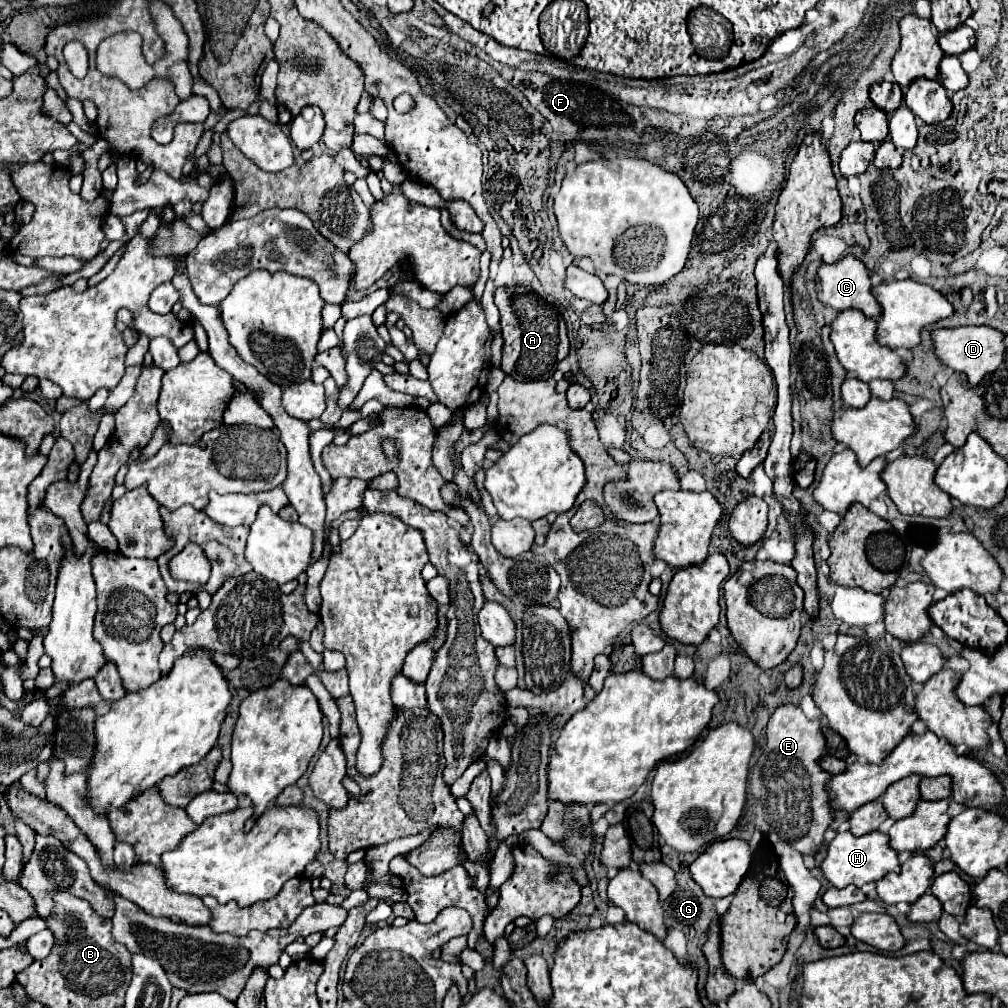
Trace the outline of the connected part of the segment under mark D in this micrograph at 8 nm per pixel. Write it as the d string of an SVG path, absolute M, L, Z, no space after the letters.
M964 326L964 328L934 328L930 330L932 342L934 342L934 354L938 360L956 372L964 372L968 376L970 386L976 386L986 374L994 372L1002 362L1006 354L1004 334L988 328L988 326Z

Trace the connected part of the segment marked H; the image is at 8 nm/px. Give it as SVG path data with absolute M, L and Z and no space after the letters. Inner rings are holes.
M878 830L870 832L870 834L862 836L862 838L854 836L852 832L838 832L836 838L828 844L826 858L820 864L820 872L824 874L824 878L832 886L846 888L848 884L854 884L854 886L866 884L862 880L878 882L888 872L900 872L900 862L898 862L896 852L888 846L888 836L878 832Z

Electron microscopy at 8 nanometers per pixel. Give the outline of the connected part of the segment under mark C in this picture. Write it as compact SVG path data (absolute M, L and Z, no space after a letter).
M844 256L842 260L834 264L820 264L816 292L818 292L818 300L826 306L832 306L834 310L856 308L864 312L868 318L878 318L880 314L880 304L872 296L872 284L870 284L868 270L856 256Z

